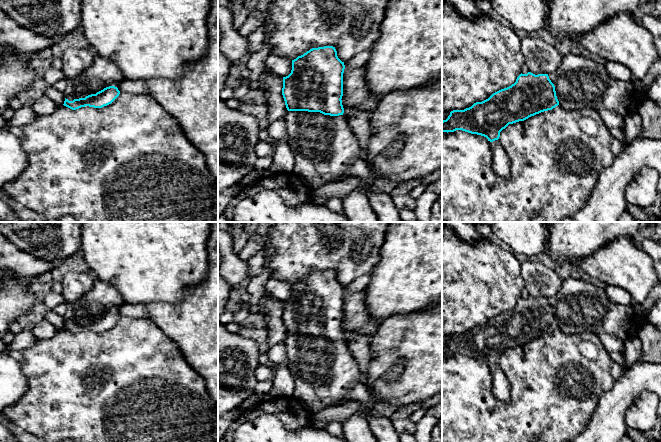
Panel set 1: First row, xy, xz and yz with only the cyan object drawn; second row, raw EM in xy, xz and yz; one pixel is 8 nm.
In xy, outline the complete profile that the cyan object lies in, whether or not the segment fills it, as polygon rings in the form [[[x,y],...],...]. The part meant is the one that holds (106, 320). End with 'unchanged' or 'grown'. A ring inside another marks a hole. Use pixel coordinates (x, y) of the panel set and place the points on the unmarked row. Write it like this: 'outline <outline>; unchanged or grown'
outline [[[96,279],[92,288],[75,302],[68,303],[64,330],[76,334],[89,330],[102,332],[120,318],[119,307],[125,301],[110,283]]]; grown

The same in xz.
outline [[[324,270],[324,271],[318,271],[318,272],[312,272],[306,277],[304,277],[301,280],[298,280],[296,283],[292,284],[292,294],[291,297],[283,301],[283,312],[282,312],[282,319],[285,325],[286,332],[288,334],[287,339],[285,340],[285,349],[286,354],[289,359],[289,370],[293,376],[295,389],[293,392],[293,398],[300,401],[306,409],[312,414],[319,412],[325,408],[328,407],[336,407],[339,406],[346,401],[349,400],[356,400],[363,405],[369,404],[371,401],[371,392],[369,388],[365,385],[363,385],[359,380],[361,378],[361,370],[358,366],[357,361],[353,357],[349,347],[348,342],[346,342],[344,337],[344,332],[342,329],[342,320],[343,320],[343,297],[344,297],[345,289],[344,286],[342,286],[338,280],[337,275],[335,271],[333,270]]]; grown

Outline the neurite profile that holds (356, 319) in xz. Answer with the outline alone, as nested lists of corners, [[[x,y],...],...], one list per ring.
[[[345,291],[343,297],[343,339],[348,342],[352,339],[352,333],[360,336],[373,337],[379,322],[368,313],[365,301],[365,291],[349,293]]]

